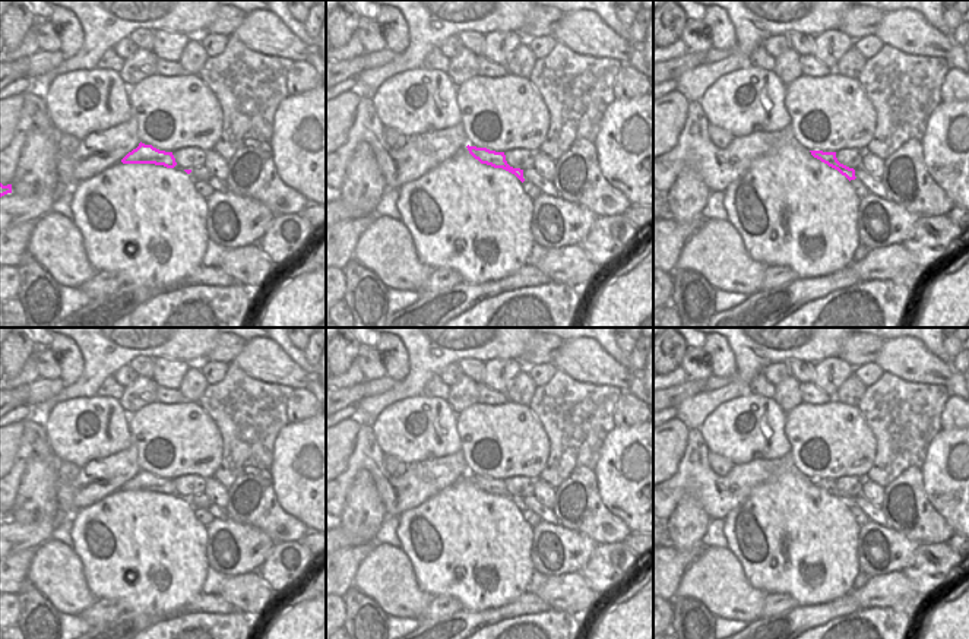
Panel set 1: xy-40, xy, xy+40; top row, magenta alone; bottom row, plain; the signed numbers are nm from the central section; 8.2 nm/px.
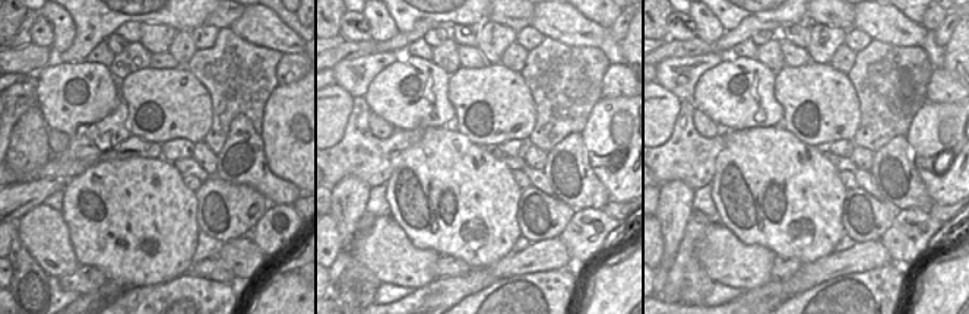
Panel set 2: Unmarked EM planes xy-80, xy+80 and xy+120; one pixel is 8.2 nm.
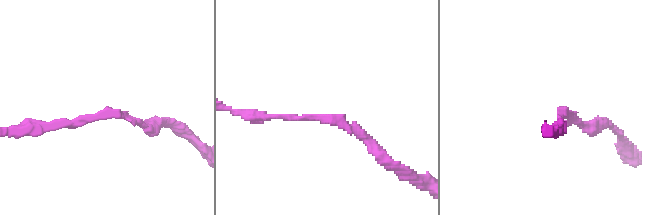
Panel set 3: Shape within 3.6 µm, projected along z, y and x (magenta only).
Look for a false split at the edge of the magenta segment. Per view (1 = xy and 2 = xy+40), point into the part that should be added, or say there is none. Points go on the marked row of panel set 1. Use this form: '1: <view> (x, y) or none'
1: none
2: none

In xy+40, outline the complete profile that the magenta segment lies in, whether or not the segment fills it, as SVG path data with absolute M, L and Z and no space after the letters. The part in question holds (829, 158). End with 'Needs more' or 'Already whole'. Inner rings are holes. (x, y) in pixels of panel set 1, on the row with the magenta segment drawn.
M810 151L811 155L829 167L837 170L842 175L845 175L849 181L855 180L855 170L840 164L836 158L836 152L823 152L823 151Z. Already whole

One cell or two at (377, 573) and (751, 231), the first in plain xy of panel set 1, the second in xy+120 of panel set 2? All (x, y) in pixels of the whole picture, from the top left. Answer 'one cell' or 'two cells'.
two cells

